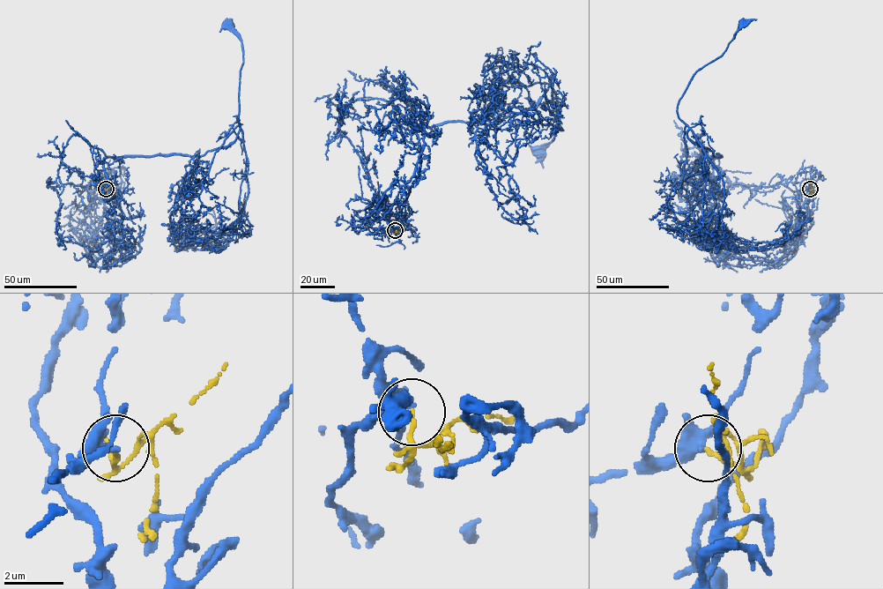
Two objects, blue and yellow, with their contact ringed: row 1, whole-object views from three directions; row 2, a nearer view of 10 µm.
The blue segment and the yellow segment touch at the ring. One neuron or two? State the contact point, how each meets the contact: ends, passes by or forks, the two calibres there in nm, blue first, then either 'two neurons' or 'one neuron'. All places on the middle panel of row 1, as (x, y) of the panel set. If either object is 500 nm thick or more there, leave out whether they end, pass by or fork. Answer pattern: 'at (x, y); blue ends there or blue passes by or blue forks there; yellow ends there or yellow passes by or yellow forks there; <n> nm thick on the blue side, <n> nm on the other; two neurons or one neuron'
at (395, 230); blue passes by; yellow ends there; 280 nm thick on the blue side, 130 nm on the other; two neurons

